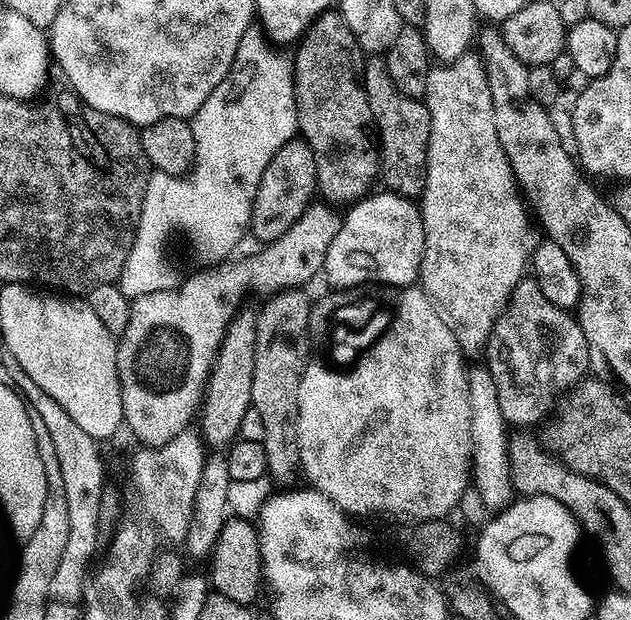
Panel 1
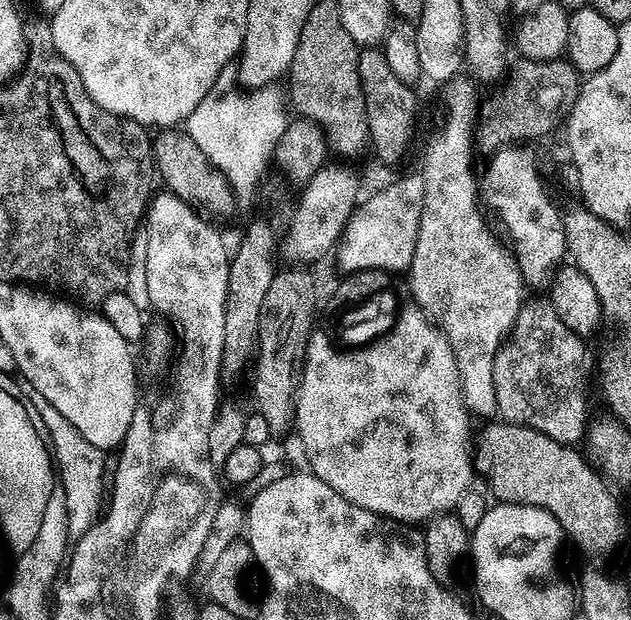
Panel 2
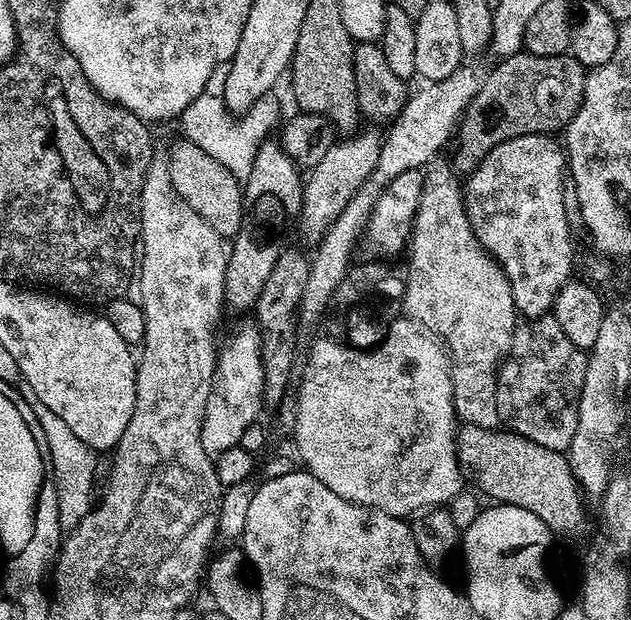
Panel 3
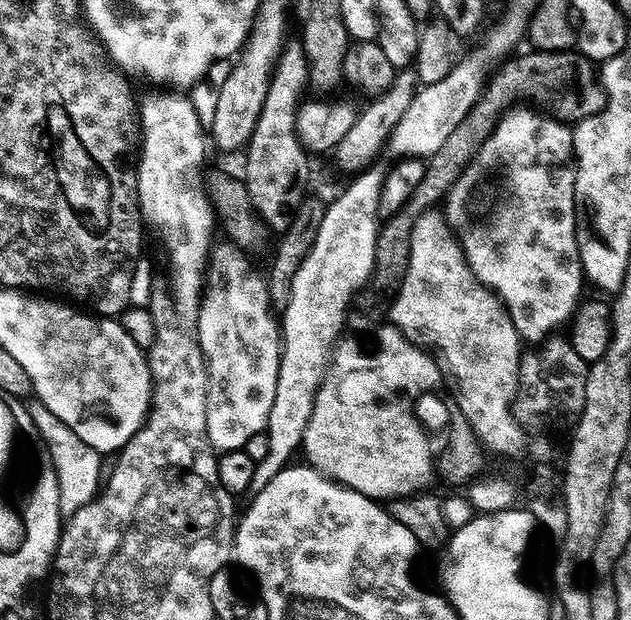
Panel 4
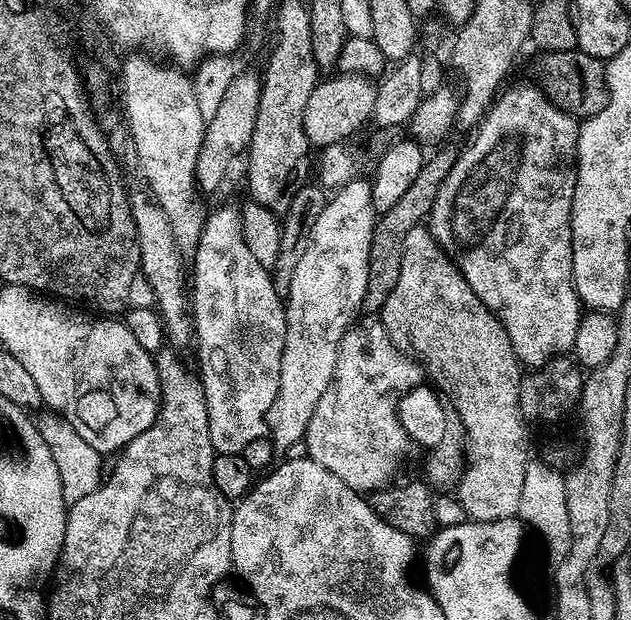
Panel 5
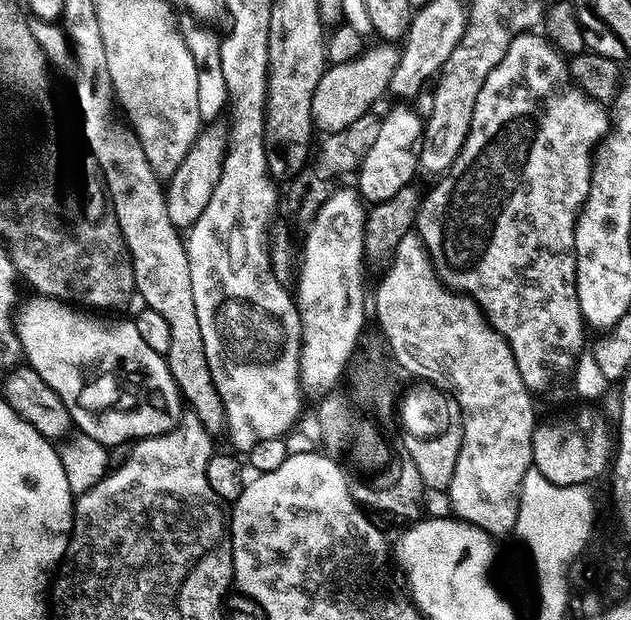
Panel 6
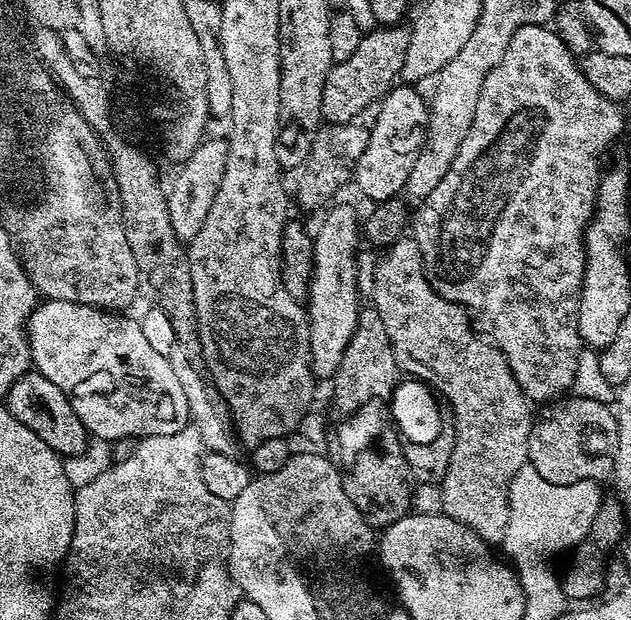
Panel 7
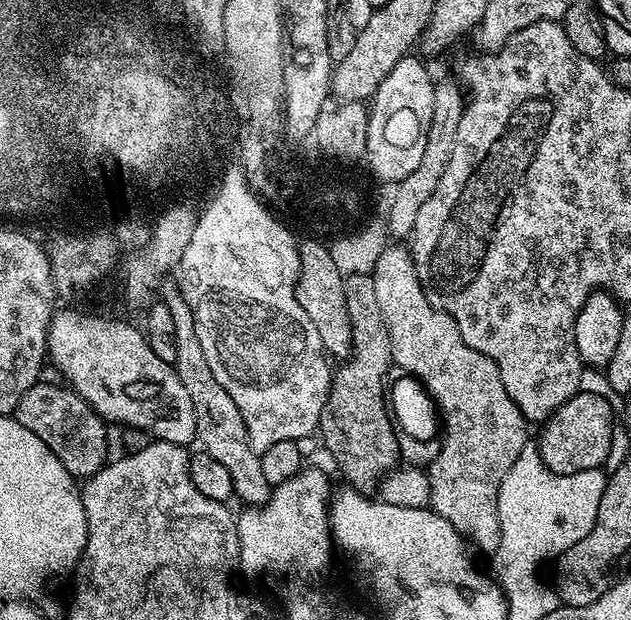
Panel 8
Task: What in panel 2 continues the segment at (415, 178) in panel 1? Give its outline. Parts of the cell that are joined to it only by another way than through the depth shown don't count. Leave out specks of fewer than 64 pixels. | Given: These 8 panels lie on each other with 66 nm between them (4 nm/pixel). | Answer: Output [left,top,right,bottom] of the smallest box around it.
[358,46,416,164]

